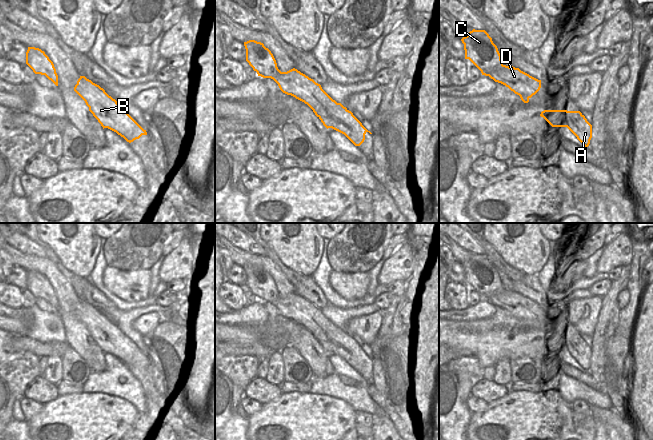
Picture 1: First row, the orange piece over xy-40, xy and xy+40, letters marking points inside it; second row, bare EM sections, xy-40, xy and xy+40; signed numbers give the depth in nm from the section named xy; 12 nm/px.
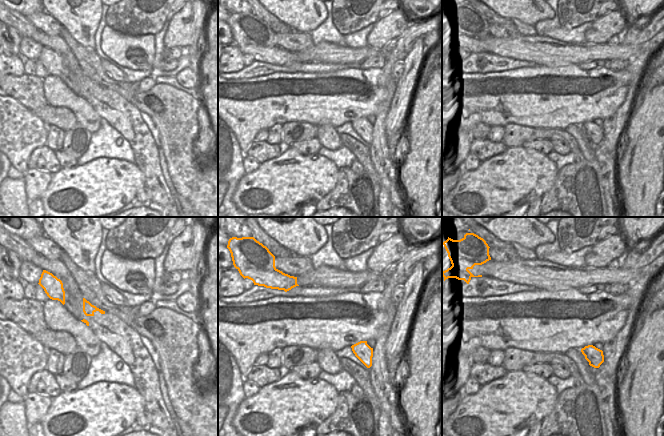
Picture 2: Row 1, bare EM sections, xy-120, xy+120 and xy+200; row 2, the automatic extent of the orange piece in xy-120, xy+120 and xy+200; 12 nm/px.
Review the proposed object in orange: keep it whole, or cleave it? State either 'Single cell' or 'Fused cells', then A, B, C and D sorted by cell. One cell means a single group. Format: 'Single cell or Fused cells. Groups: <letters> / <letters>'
Fused cells. Groups: A B D / C

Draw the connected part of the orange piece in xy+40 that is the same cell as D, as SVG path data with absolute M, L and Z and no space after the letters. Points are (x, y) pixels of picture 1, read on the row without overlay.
M503 289L500 294L494 295L489 301L519 319L524 327L528 327L529 323L541 312L541 304L513 290Z

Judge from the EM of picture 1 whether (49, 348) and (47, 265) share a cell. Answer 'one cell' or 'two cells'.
two cells

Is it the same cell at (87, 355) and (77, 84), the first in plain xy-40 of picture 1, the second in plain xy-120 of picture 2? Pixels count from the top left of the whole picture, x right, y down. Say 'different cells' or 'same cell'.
same cell

